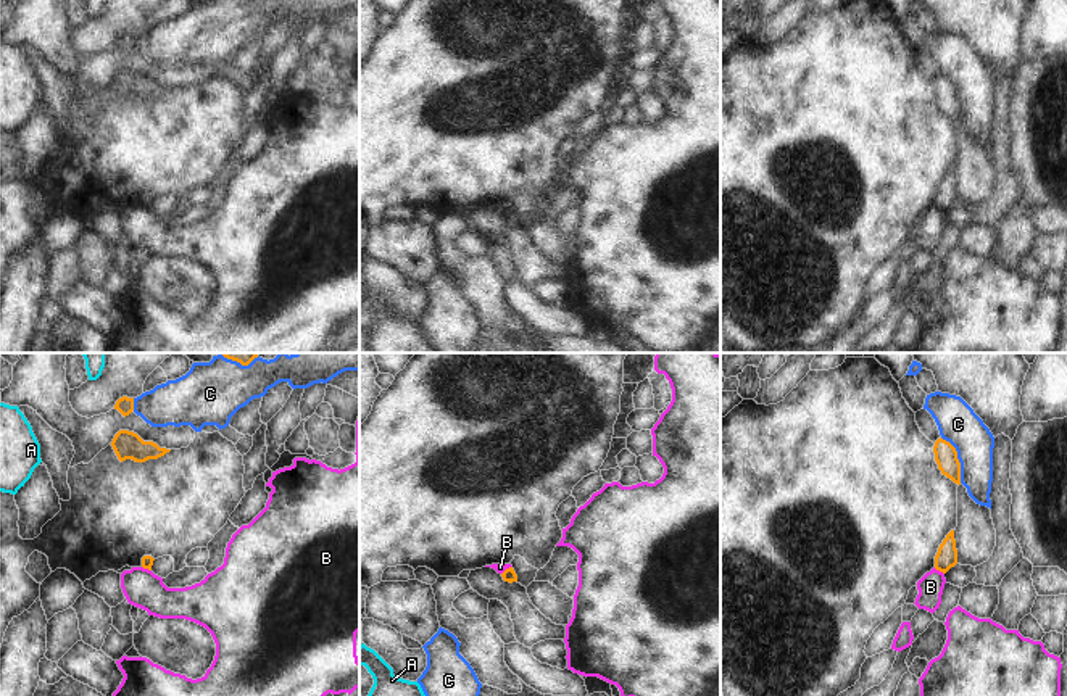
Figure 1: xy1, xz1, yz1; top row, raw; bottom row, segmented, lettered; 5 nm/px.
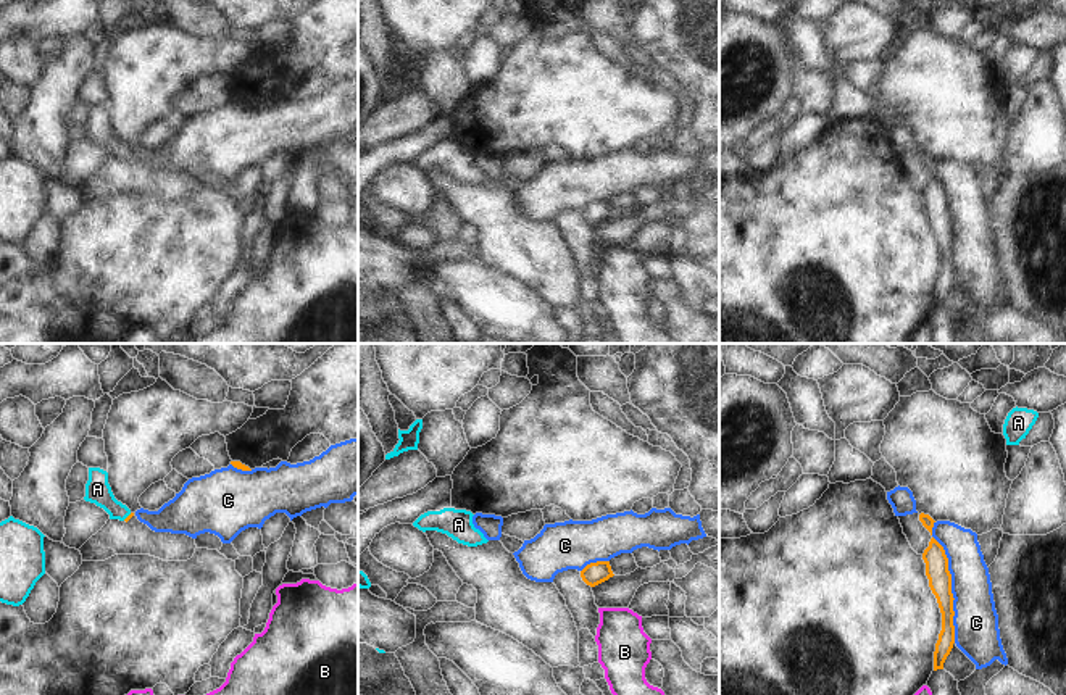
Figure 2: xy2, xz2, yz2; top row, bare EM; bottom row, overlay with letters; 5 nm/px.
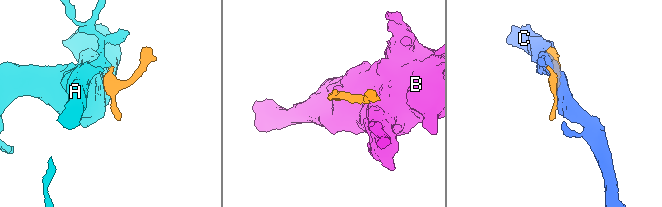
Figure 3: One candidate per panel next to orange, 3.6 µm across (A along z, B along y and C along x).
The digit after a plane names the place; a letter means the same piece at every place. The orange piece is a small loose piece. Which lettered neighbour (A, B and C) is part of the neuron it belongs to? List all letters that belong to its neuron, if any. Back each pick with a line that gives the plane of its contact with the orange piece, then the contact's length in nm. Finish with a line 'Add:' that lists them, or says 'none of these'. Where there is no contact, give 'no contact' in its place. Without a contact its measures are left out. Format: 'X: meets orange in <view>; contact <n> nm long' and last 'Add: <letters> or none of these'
A: meets orange in xy2; contact 60 nm long
Add: A

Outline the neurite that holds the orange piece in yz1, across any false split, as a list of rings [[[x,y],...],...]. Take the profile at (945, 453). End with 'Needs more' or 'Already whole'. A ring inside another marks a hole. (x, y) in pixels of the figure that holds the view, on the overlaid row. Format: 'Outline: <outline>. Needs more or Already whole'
Outline: [[[938,438],[933,453],[941,474],[961,485],[961,462],[956,448],[949,441]]]. Already whole

